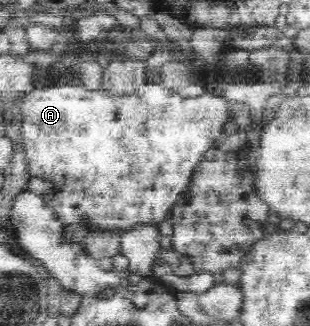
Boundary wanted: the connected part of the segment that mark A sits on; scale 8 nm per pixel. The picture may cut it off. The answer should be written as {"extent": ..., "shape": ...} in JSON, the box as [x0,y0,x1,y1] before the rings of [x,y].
{"extent":[20,84,231,229],"shape":[[[161,84],[149,85],[143,89],[137,89],[131,95],[111,95],[102,89],[99,91],[89,91],[81,85],[58,85],[45,86],[37,88],[27,93],[20,105],[21,110],[21,137],[26,145],[26,160],[34,177],[45,177],[60,187],[60,194],[46,196],[46,200],[53,205],[58,215],[61,215],[63,223],[71,224],[86,219],[93,229],[111,229],[118,227],[119,229],[127,229],[135,223],[161,223],[168,220],[170,211],[175,203],[178,202],[182,191],[187,189],[188,183],[191,181],[195,168],[202,160],[203,154],[213,147],[217,146],[220,138],[224,137],[225,123],[231,121],[231,103],[229,99],[221,95],[219,92],[205,92],[197,97],[182,97],[172,92],[164,91]]]}

